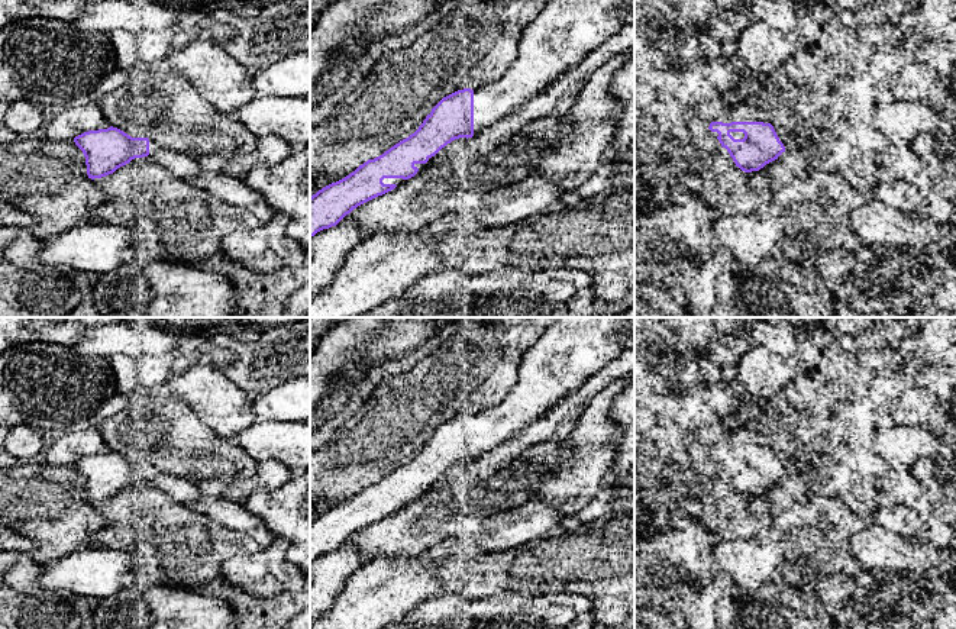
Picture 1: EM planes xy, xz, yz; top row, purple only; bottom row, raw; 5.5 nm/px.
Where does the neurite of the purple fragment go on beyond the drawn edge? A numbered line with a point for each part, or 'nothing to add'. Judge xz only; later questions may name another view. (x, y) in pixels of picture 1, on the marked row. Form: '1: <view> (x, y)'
1: xz (561, 36)

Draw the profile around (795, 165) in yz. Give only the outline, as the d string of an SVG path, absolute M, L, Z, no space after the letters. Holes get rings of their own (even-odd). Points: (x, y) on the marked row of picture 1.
M789 151L782 152L778 161L798 178L804 178L810 174L808 165L802 159L795 158Z

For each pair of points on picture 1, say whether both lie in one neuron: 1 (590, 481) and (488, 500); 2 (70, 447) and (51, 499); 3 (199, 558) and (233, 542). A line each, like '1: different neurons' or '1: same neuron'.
1: different neurons
2: different neurons
3: same neuron

